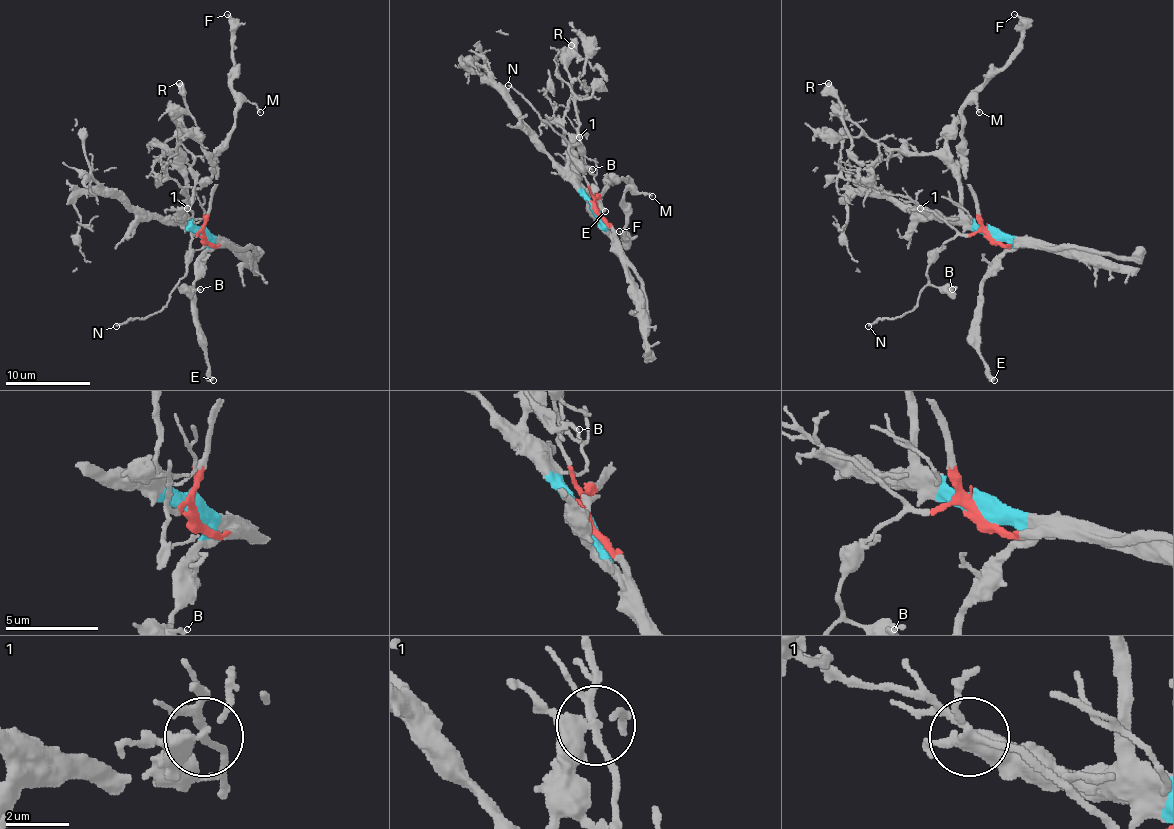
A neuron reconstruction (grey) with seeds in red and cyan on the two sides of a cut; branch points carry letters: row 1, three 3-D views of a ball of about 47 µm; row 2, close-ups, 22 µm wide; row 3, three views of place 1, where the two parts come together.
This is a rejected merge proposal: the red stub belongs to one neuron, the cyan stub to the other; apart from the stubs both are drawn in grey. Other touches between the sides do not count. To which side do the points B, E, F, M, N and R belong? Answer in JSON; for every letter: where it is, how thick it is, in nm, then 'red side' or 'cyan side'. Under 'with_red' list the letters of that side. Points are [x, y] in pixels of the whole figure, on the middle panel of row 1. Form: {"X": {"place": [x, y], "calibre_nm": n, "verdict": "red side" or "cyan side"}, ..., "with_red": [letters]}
{"B": {"place": [592, 169], "calibre_nm": 220, "verdict": "red side"}, "E": {"place": [605, 211], "calibre_nm": 440, "verdict": "cyan side"}, "F": {"place": [619, 231], "calibre_nm": 170, "verdict": "red side"}, "M": {"place": [652, 196], "calibre_nm": 170, "verdict": "red side"}, "N": {"place": [508, 85], "calibre_nm": 160, "verdict": "red side"}, "R": {"place": [571, 45], "calibre_nm": 550, "verdict": "red side"}, "with_red": ["B", "F", "M", "N", "R"]}

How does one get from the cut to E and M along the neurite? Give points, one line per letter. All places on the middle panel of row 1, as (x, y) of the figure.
E: (595, 207), (599, 224), (597, 212), (587, 201), (589, 197), (597, 197), (606, 212)
M: (595, 207), (608, 182), (627, 180), (639, 193), (652, 197)

